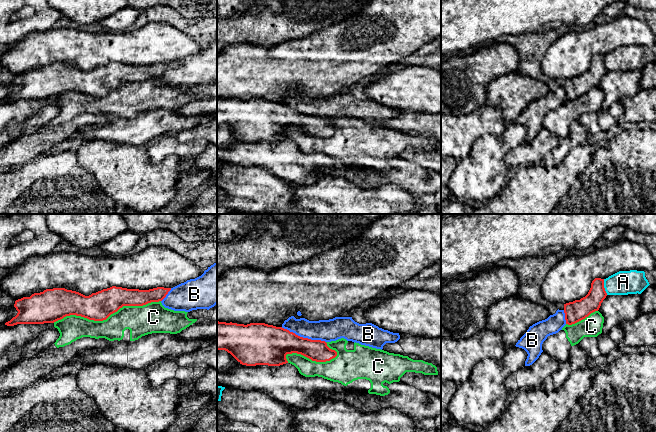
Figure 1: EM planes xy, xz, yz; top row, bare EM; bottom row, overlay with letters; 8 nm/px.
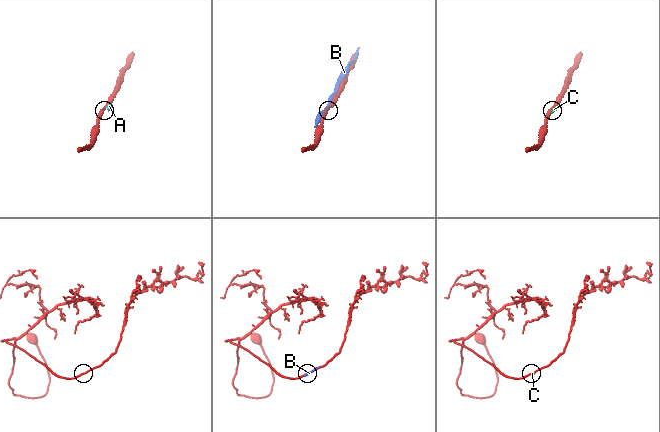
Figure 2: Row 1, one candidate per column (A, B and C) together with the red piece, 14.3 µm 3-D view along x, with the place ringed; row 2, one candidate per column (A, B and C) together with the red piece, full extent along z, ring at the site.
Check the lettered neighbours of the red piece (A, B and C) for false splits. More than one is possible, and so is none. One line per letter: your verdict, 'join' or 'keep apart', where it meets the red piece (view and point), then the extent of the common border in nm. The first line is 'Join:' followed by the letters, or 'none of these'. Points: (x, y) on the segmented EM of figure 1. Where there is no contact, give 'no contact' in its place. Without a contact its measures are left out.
Join: none of these
A: keep apart; contact yz (603, 287); length 130 nm
B: keep apart; contact xz (302, 337); length 380 nm
C: keep apart; contact xy (106, 318); length 900 nm

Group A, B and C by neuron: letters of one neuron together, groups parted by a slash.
A / B / C

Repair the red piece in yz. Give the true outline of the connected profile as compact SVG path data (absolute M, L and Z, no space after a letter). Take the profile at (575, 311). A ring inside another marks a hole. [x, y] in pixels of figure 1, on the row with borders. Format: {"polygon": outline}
{"polygon": "M595 278L585 297L564 304L566 324L575 324L588 317L591 313L598 311L606 296L604 279Z"}

